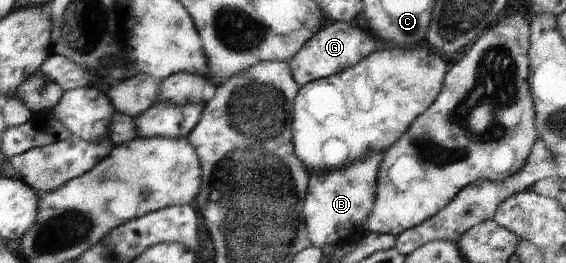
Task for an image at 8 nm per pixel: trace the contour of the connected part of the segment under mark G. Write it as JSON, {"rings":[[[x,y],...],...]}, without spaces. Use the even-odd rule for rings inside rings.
{"rings":[[[344,21],[327,22],[320,31],[308,39],[308,42],[291,58],[288,64],[294,80],[301,87],[354,66],[376,51],[377,44],[378,42],[372,36],[372,30],[364,32],[358,26],[354,26],[354,22],[352,24]]]}

